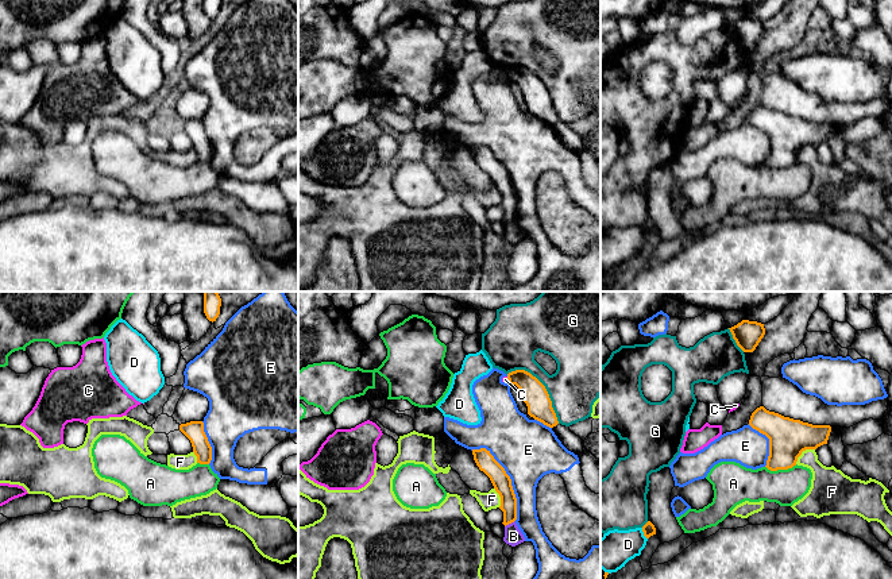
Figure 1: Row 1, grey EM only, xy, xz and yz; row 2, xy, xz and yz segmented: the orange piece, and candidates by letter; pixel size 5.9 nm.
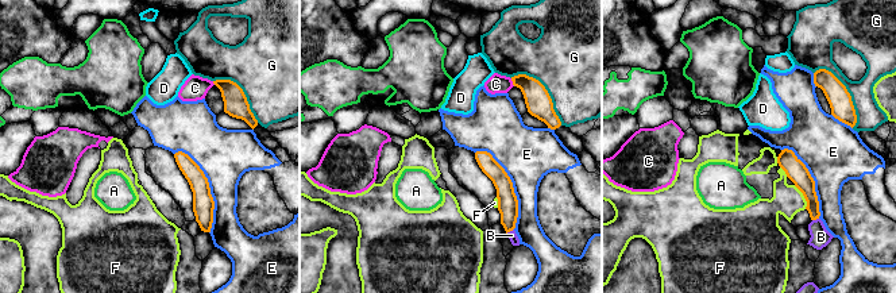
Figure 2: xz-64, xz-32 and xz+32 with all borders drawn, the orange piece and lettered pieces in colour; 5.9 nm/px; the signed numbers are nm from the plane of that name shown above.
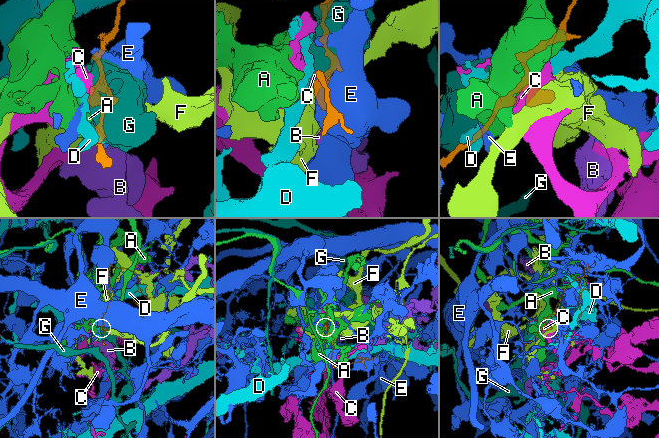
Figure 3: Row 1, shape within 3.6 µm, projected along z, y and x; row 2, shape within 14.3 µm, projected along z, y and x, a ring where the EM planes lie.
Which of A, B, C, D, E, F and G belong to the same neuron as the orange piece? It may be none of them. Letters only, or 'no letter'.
no letter

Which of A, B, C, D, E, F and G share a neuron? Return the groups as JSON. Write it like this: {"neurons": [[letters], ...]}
{"neurons": [["A"], ["B"], ["C"], ["D"], ["E"], ["F"], ["G"]]}

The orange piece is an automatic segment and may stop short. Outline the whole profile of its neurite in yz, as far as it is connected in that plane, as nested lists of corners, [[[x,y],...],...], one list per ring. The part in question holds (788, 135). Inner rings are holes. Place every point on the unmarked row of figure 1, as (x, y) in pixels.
[[[764,104],[752,111],[749,123],[769,136],[765,165],[771,169],[792,166],[803,148],[827,142],[831,130],[830,123],[812,123],[769,109]]]

